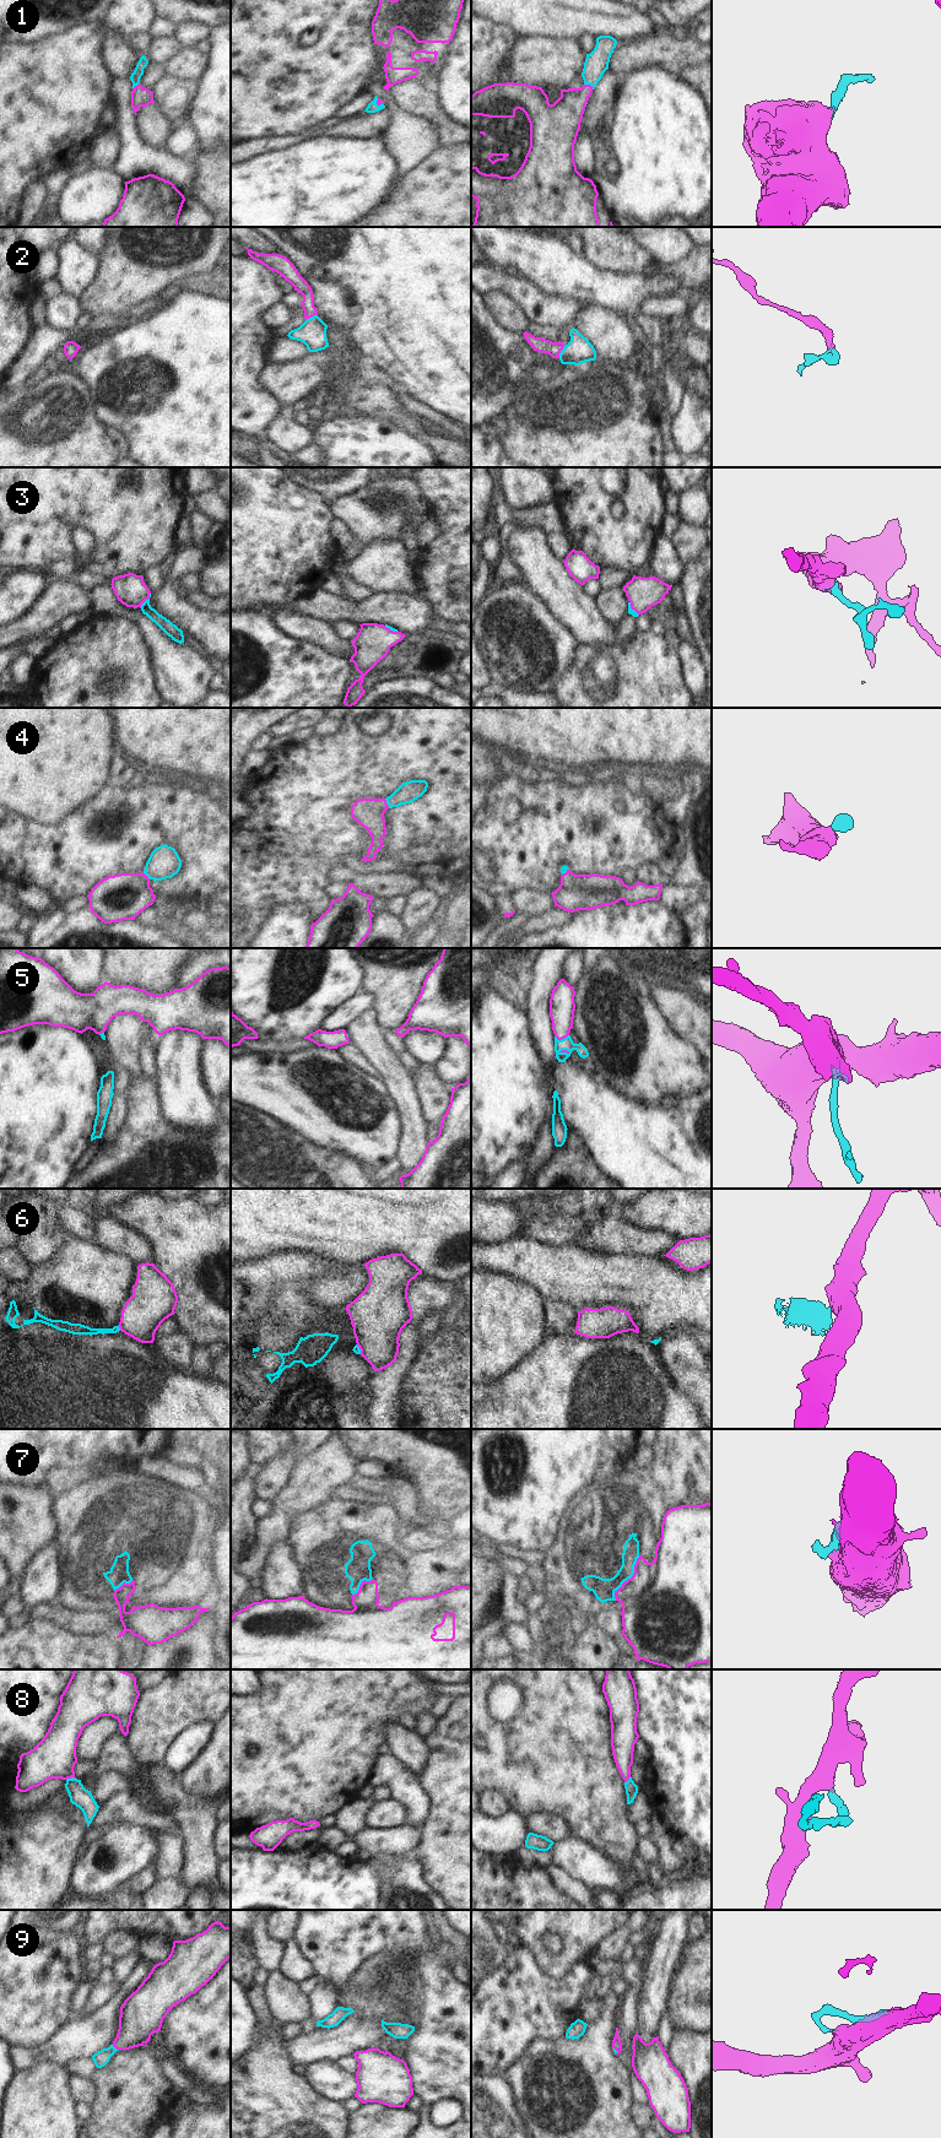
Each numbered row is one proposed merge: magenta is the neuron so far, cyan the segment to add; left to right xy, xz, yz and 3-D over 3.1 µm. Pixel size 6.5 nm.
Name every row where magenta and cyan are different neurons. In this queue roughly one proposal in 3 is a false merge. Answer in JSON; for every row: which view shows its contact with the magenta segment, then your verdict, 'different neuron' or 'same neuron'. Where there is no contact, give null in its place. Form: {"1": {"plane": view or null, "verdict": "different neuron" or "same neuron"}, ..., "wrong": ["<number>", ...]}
{"1": {"plane": "yz", "verdict": "same neuron"}, "2": {"plane": "yz", "verdict": "same neuron"}, "3": {"plane": "xy", "verdict": "same neuron"}, "4": {"plane": "xz", "verdict": "same neuron"}, "5": {"plane": "yz", "verdict": "same neuron"}, "6": {"plane": "xy", "verdict": "different neuron"}, "7": {"plane": "yz", "verdict": "different neuron"}, "8": {"plane": "xy", "verdict": "same neuron"}, "9": {"plane": "xy", "verdict": "same neuron"}, "wrong": ["6", "7"]}

